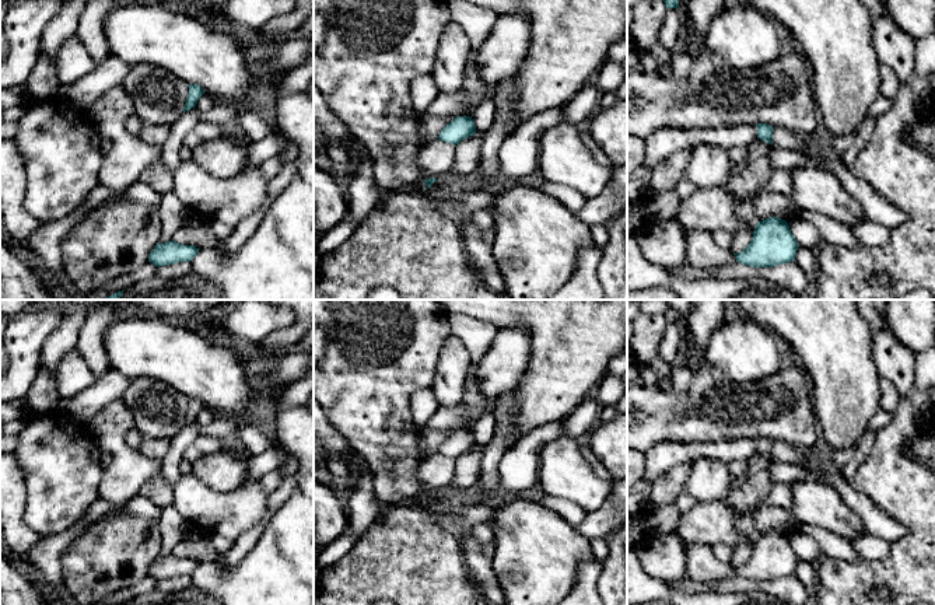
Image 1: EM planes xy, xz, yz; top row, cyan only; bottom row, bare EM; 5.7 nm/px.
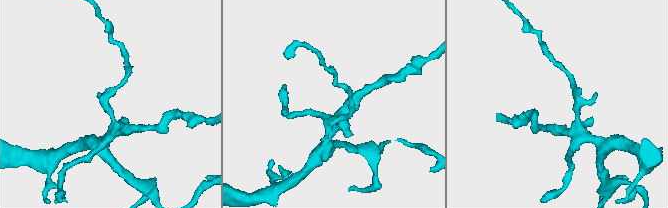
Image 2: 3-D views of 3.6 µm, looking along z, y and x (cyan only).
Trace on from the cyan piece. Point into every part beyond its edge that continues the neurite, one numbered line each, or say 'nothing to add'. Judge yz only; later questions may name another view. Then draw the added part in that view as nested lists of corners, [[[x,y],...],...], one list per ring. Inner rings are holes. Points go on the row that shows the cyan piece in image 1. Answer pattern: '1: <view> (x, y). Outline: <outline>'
nothing to add

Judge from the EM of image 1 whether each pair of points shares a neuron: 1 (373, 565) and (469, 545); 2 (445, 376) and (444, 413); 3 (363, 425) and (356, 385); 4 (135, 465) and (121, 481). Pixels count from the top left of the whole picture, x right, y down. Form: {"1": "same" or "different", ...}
{"1": "different", "2": "different", "3": "same", "4": "same"}

